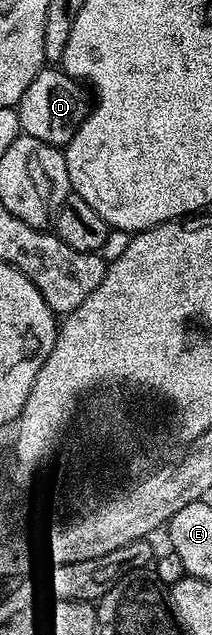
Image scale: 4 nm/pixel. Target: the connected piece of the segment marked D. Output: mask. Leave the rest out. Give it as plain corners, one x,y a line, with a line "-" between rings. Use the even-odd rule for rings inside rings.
45,68
30,84
30,88
26,88
18,111
23,133
34,136
51,146
64,148
88,118
90,94
77,79
64,73
63,69

